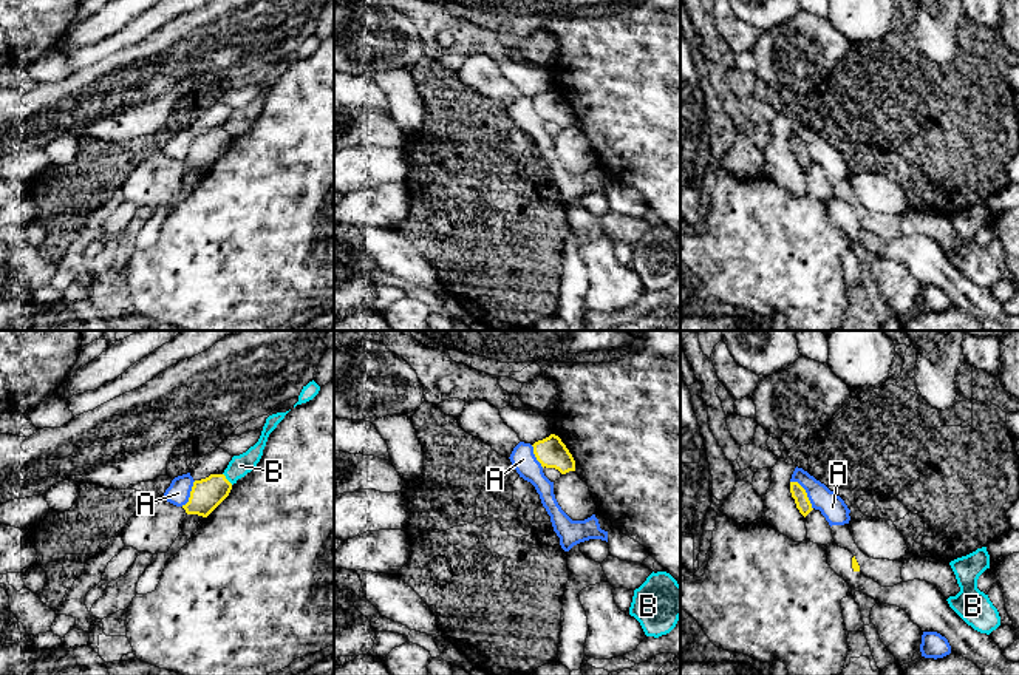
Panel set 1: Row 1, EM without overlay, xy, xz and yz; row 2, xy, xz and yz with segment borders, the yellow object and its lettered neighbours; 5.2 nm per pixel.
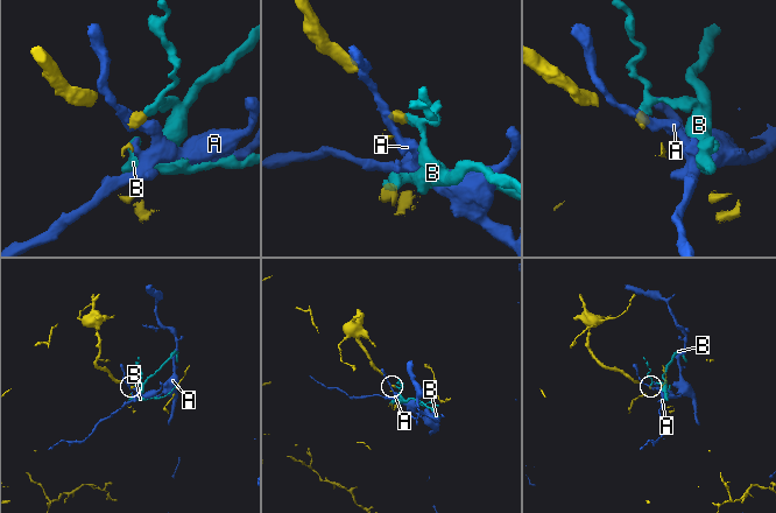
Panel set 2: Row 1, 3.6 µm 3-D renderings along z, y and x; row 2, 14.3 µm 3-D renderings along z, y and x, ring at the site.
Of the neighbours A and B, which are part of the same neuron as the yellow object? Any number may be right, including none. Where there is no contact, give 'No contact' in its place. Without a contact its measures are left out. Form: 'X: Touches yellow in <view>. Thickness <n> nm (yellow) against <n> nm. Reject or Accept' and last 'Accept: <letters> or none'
A: Touches yellow in yz. Thickness 80 nm (yellow) against 140 nm. Reject
B: Touches yellow in xy. Thickness 170 nm (yellow) against 110 nm. Reject
Accept: none

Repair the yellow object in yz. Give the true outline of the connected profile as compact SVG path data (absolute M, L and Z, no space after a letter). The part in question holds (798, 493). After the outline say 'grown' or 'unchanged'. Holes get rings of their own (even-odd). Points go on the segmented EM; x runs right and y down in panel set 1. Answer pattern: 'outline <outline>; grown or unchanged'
outline M790 482L790 493L795 499L796 508L806 517L813 510L806 490L798 482Z; unchanged

